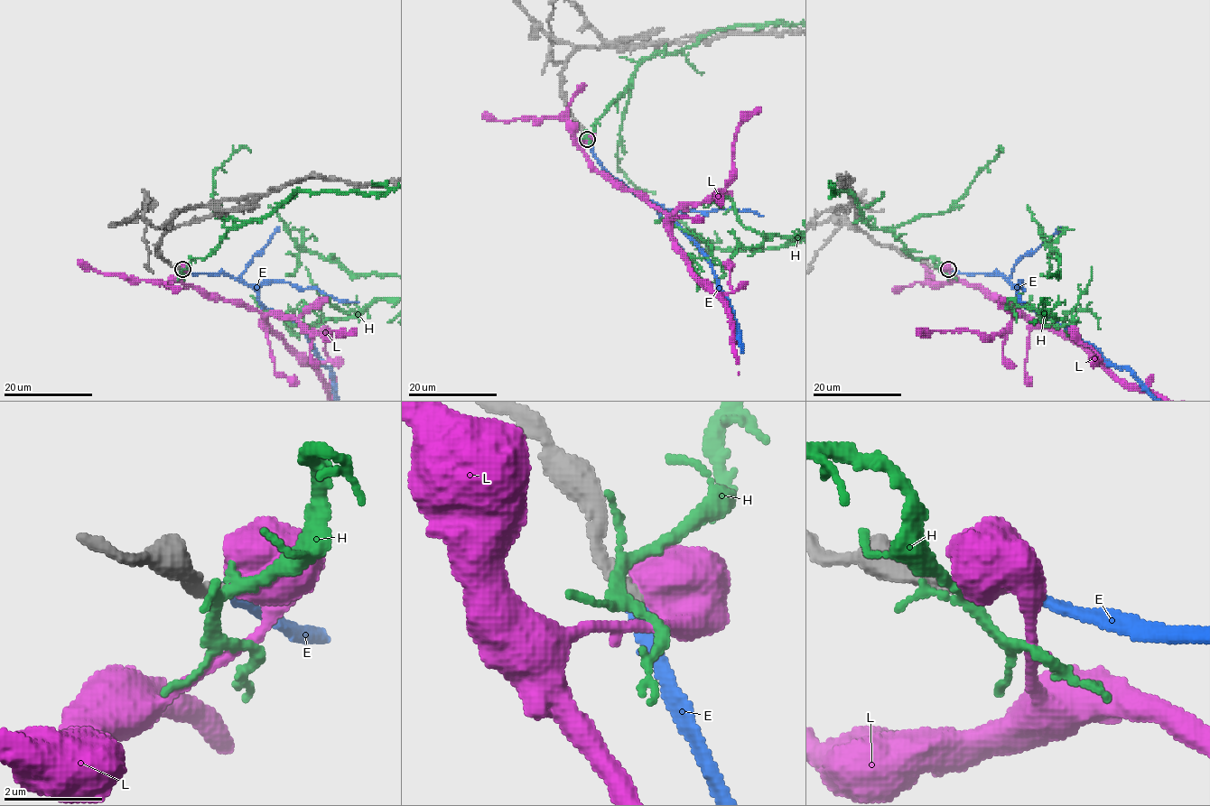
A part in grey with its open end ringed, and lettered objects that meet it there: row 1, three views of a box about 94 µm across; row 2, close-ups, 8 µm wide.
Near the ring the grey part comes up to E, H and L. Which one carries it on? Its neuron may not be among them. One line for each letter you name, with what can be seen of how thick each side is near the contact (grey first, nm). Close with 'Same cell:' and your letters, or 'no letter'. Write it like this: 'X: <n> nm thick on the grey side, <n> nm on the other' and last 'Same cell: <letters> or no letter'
E: 280 nm thick on the grey side, 260 nm on the other
Same cell: E

